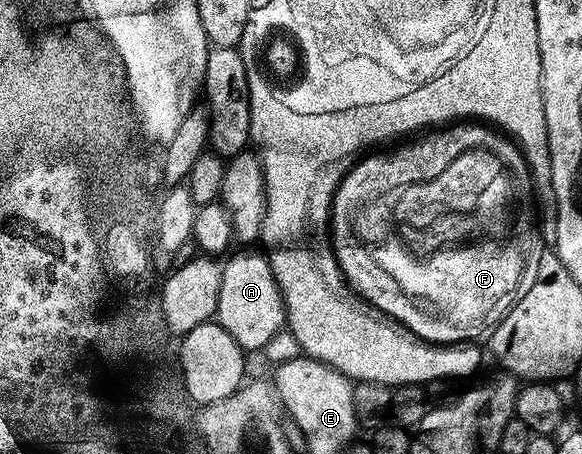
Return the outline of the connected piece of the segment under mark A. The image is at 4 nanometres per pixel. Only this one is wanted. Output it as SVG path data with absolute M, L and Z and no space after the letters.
M256 250L240 251L244 252L238 253L237 256L230 257L231 255L229 255L227 259L223 261L221 288L218 290L214 320L215 323L222 325L226 330L226 334L230 334L230 338L234 338L234 342L237 343L240 348L244 349L245 353L259 353L266 347L267 343L285 327L284 299L280 293L276 276L268 265L267 255L260 250L257 250L257 252L252 252Z

